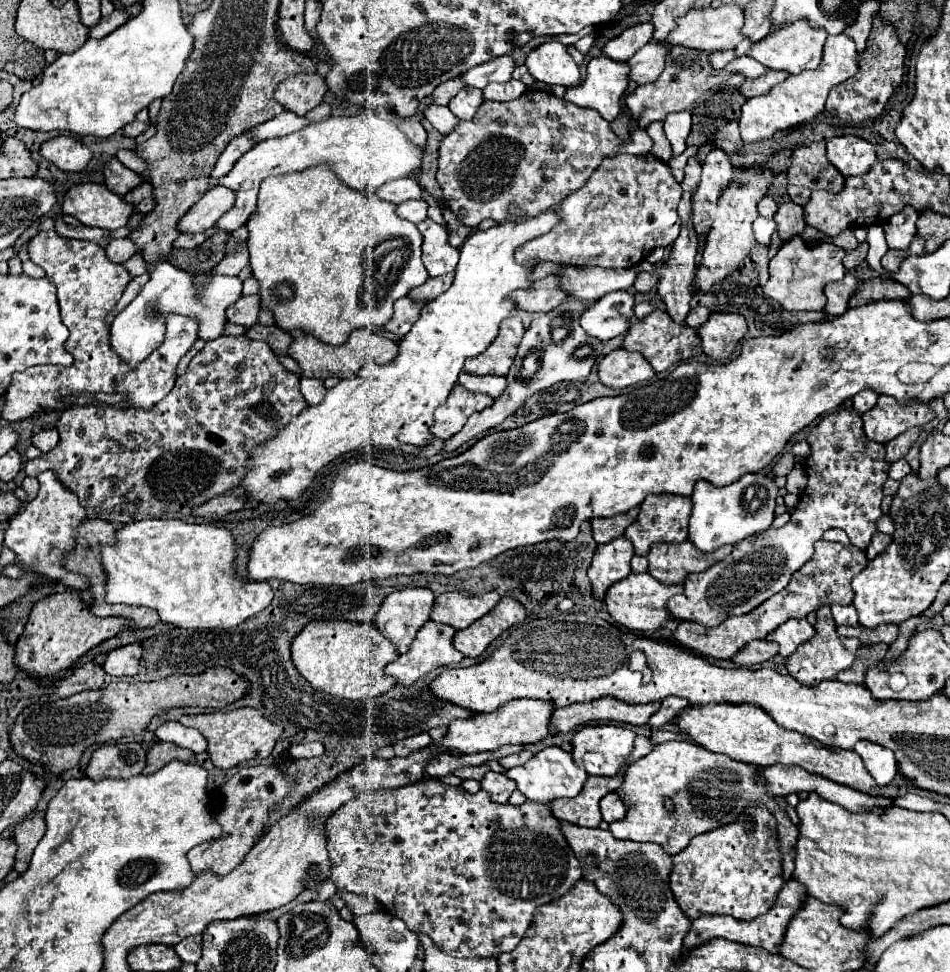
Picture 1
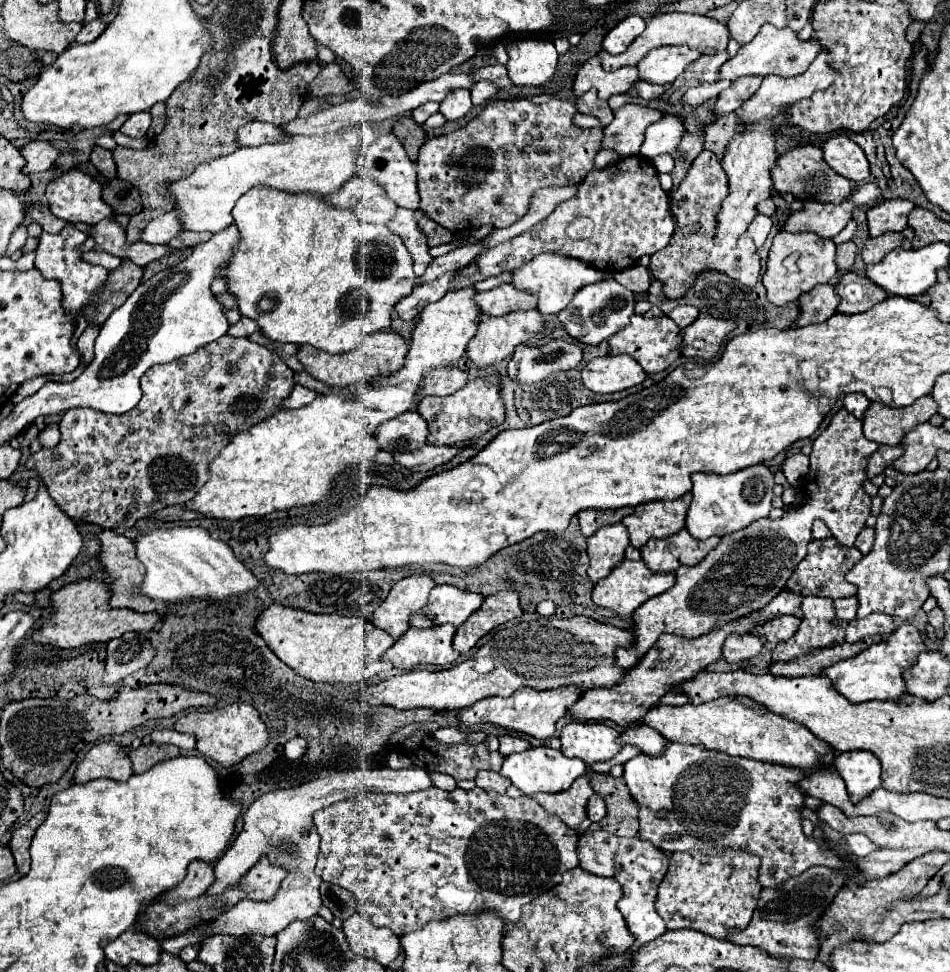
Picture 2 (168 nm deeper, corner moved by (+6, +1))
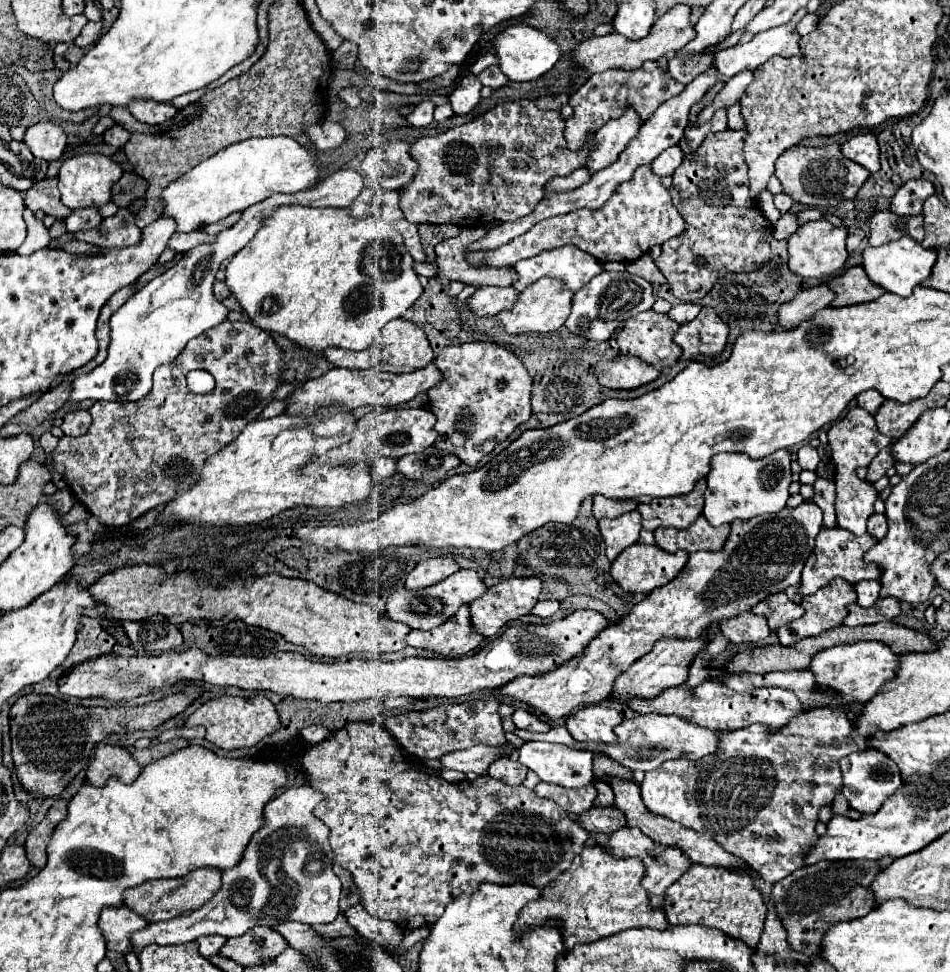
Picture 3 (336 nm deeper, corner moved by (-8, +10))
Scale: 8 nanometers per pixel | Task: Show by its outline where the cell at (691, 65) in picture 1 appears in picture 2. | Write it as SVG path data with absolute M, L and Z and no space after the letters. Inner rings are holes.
M626 104L614 112L614 120L602 130L602 146L606 150L614 150L622 158L636 156L644 142L646 128L660 120L662 114L654 108Z

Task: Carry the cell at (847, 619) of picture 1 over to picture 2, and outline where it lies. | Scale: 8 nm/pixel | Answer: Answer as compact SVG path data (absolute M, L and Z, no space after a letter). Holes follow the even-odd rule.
M852 596L852 598L840 598L840 600L834 600L834 608L836 608L836 616L842 618L842 620L854 620L856 618L856 610L858 610L858 598Z

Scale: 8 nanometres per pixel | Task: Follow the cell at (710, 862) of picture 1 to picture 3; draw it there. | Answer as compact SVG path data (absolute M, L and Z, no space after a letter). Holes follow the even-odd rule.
M694 863L686 875L666 889L664 897L664 913L670 925L716 927L726 935L748 943L750 947L756 947L760 941L768 907L762 903L762 891L754 887L754 877L750 873Z

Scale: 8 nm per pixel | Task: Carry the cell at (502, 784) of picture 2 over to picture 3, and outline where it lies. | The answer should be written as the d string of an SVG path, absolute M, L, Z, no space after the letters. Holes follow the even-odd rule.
M500 757L488 767L488 775L504 781L506 785L520 785L526 779L528 769L514 757Z

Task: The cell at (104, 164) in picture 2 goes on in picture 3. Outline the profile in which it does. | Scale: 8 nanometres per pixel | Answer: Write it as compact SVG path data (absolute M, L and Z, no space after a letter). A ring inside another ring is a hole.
M114 125L114 127L110 127L102 137L104 137L104 141L106 141L108 145L112 145L112 147L116 147L116 149L122 149L122 147L128 143L130 133L128 133L124 127Z

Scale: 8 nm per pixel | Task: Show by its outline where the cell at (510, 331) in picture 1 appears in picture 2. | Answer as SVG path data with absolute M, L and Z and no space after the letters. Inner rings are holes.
M532 308L532 310L524 310L524 312L510 312L506 316L500 316L500 318L490 318L490 316L484 316L480 320L480 326L478 326L478 332L476 336L468 342L468 356L470 360L478 366L478 368L486 368L486 366L492 366L492 364L498 364L502 362L504 358L512 356L514 348L518 344L524 344L528 342L530 338L534 338L538 332L542 332L546 326L546 320L542 318L542 314L538 312L538 308Z

